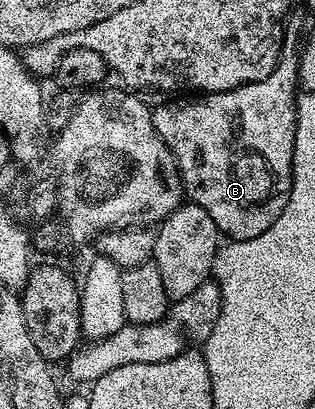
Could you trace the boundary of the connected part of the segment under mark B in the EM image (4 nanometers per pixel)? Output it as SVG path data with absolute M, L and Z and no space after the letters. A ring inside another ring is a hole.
M281 44L278 63L274 67L274 71L270 71L270 75L266 75L266 79L255 81L249 85L243 85L237 89L231 89L225 93L196 95L193 96L193 101L168 99L165 100L168 101L165 105L155 106L152 109L154 131L164 141L167 149L172 153L172 158L176 161L176 167L180 170L180 184L184 187L187 200L193 205L202 207L202 211L206 211L206 215L210 215L210 219L214 219L214 223L220 228L221 234L233 241L245 241L246 239L254 239L258 235L262 235L262 231L269 229L274 223L274 219L278 219L278 215L282 215L282 211L290 199L294 131L296 130L296 99L298 96L298 49L297 46L294 47L288 44Z

